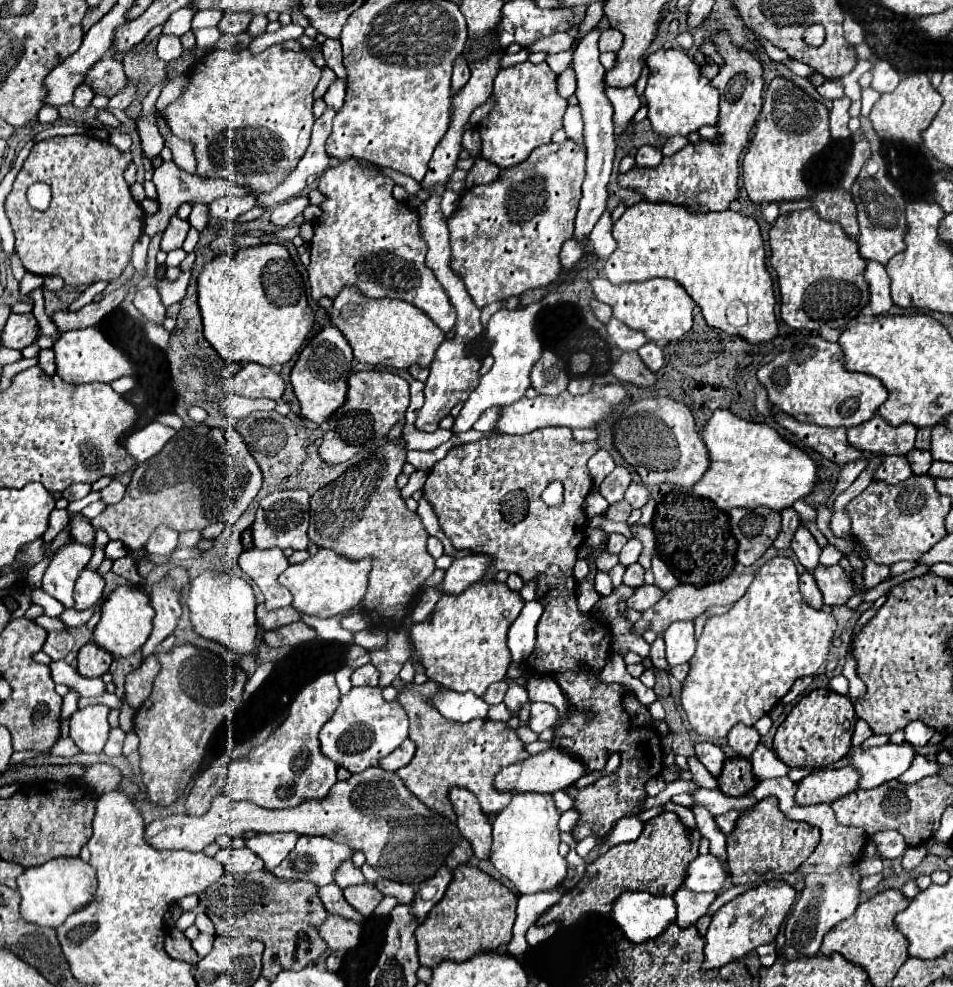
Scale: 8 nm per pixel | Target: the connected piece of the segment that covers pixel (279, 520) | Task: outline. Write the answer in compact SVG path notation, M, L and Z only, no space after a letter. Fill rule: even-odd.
M277 490L265 496L257 508L255 522L251 526L253 542L257 548L293 548L305 550L309 546L310 494L307 490Z

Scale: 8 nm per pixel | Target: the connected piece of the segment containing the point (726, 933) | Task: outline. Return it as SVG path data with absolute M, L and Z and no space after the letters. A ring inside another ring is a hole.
M769 880L757 888L749 888L731 902L723 904L711 918L709 930L705 934L705 962L703 968L721 968L727 962L733 962L761 944L775 940L785 916L789 914L797 892L785 880Z

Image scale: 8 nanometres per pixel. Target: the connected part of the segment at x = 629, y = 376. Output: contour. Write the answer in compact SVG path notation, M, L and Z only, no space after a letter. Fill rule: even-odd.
M623 352L617 362L613 364L613 376L621 382L631 382L637 386L653 386L655 374L647 370L647 366L641 362L637 352Z

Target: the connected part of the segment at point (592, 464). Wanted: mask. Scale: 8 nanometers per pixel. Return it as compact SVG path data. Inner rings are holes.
M597 450L591 458L589 458L589 474L593 480L593 486L599 486L603 482L603 478L615 468L615 462L611 458L611 454L607 450Z

